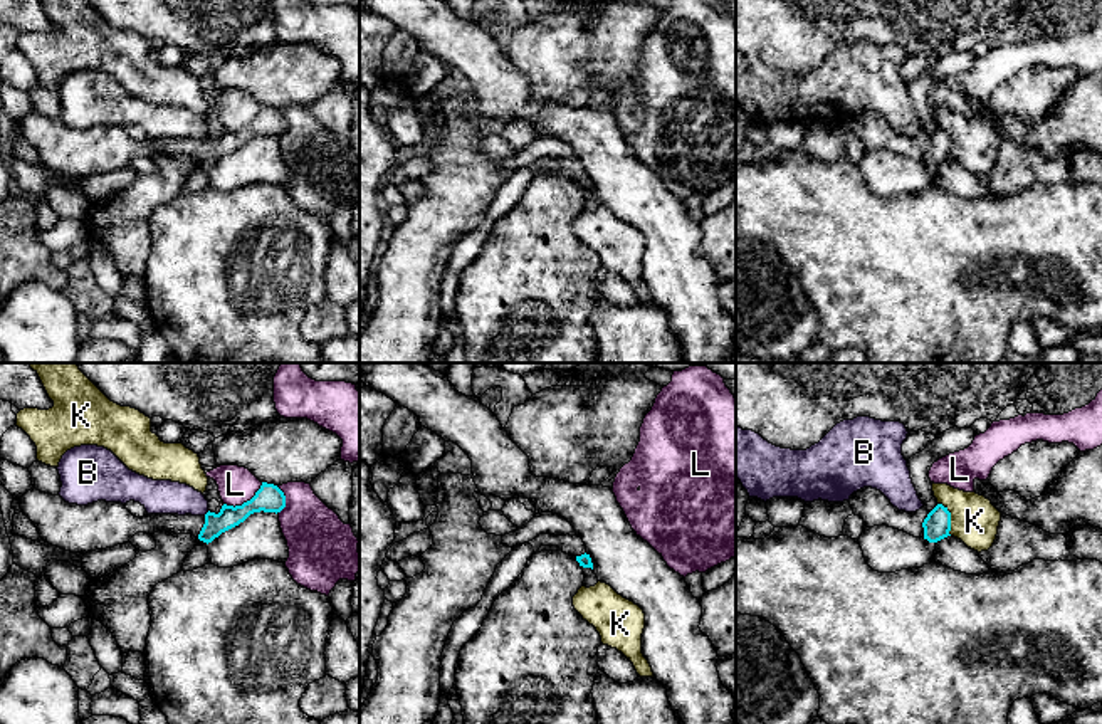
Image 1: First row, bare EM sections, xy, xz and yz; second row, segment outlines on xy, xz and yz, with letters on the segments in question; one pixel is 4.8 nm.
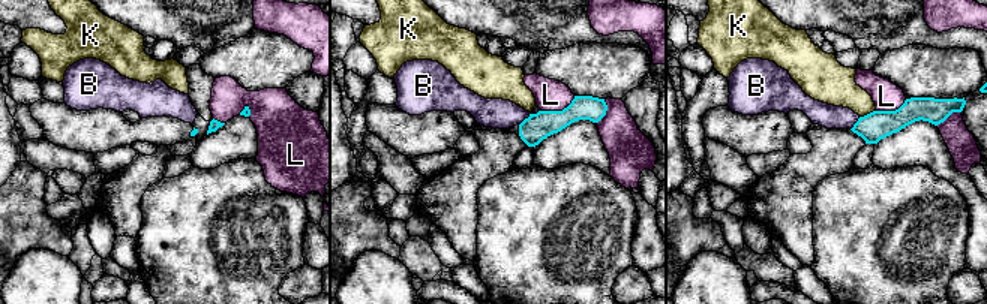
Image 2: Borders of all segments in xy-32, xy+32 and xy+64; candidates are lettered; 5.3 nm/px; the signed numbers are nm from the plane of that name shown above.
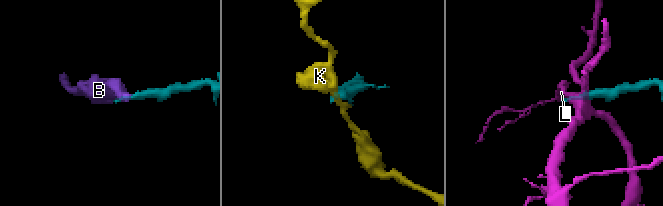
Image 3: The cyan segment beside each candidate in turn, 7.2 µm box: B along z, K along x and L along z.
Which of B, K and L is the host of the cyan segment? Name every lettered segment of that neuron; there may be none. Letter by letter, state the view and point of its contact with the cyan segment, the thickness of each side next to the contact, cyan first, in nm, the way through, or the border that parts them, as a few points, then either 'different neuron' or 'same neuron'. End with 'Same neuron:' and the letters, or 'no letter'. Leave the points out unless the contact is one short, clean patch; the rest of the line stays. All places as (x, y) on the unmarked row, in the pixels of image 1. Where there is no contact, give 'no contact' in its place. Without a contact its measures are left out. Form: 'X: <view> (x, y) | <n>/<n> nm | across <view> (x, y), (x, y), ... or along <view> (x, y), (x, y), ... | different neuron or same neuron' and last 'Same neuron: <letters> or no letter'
B: xy (207, 136) | 110/160 nm | along xy (209, 135), (204, 138) | different neuron
K: yz (949, 141) | 130/220 nm | along yz (938, 126), (949, 136), (951, 158) | different neuron
L: xy (244, 126) | 140/180 nm | along xy (262, 106), (241, 128), (224, 128) | different neuron
Same neuron: no letter

